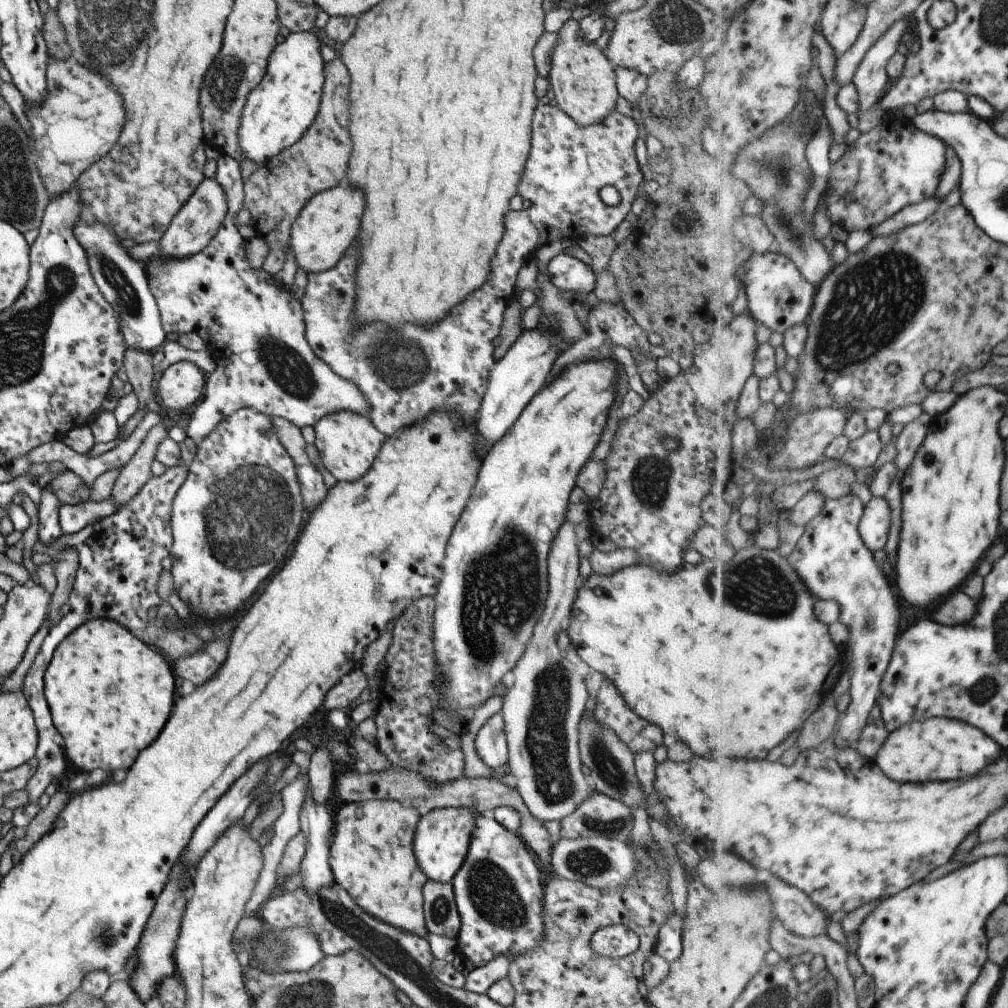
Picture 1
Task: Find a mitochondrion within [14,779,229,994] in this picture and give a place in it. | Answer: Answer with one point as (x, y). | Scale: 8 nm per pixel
(104, 935)

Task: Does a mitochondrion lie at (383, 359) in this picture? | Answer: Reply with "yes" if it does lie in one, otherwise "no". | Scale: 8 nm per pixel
yes

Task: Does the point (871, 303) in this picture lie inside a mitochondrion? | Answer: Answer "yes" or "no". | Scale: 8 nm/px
yes

